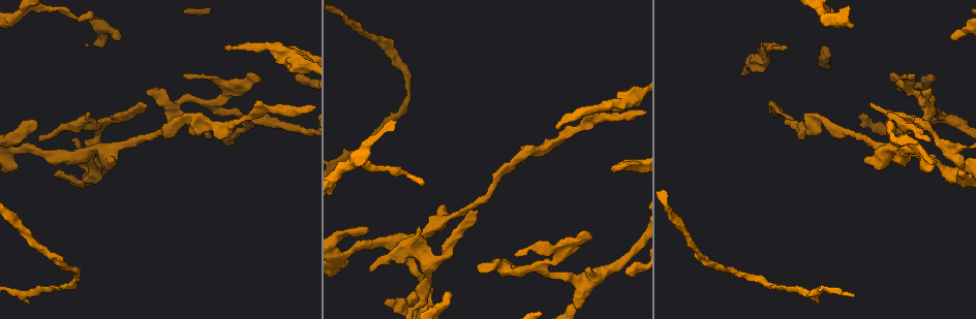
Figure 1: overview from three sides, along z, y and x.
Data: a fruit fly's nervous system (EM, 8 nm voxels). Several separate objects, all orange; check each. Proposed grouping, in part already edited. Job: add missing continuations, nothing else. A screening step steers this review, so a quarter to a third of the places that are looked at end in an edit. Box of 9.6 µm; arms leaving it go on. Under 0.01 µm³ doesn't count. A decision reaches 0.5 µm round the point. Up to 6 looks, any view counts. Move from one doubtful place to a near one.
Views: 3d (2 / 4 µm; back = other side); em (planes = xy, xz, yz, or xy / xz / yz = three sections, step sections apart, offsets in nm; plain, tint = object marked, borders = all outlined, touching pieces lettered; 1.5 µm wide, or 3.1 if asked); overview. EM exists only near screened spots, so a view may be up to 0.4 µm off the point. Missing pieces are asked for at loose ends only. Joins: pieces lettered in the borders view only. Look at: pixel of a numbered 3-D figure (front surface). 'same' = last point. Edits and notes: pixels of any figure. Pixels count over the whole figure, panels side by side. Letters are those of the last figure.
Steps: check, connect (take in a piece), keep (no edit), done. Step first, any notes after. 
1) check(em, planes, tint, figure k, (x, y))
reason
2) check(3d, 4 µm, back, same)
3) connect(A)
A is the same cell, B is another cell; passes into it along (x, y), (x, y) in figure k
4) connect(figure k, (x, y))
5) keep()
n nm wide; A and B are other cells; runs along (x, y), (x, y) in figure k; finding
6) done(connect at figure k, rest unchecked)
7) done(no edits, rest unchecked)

check(em, planes, borders, figure 1, (88, 10))
thin end

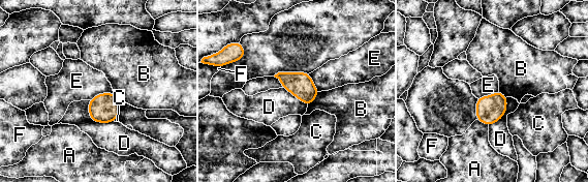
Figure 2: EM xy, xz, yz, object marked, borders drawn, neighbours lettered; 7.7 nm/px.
keep()
A, B, C, D, E and F are other cells; border along (113, 92), (100, 92), (90, 100) in figure 2; no lettered piece goes on from it

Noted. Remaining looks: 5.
check(em, planes, borders, figure 1, (448, 292))
branch stops here

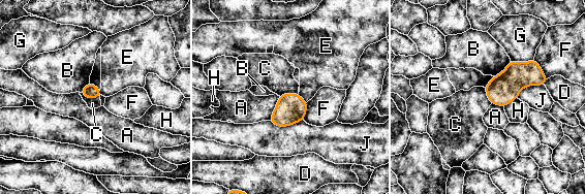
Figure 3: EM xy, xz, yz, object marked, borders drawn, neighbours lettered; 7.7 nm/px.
keep()
A, B, C, D, E, F, G, H and J are other cells; border along (81, 92), (87, 98), (99, 97) in figure 3; none of them fits

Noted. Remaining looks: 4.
check(em, planes, borders, figure 1, (888, 125))
an open end

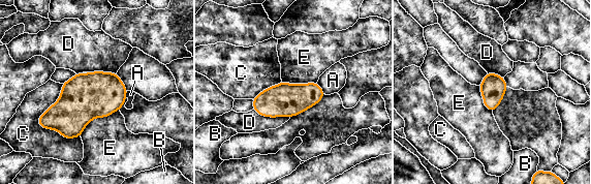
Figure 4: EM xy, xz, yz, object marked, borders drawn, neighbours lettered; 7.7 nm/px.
keep()
A, B, C, D and E are other cells; border along (119, 110), (95, 117), (81, 136) in figure 4; none of them fits

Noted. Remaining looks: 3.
done(no edits, rest unchecked)

